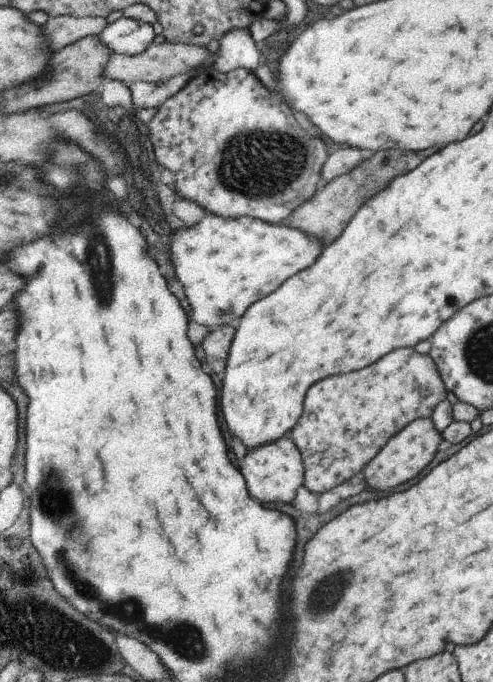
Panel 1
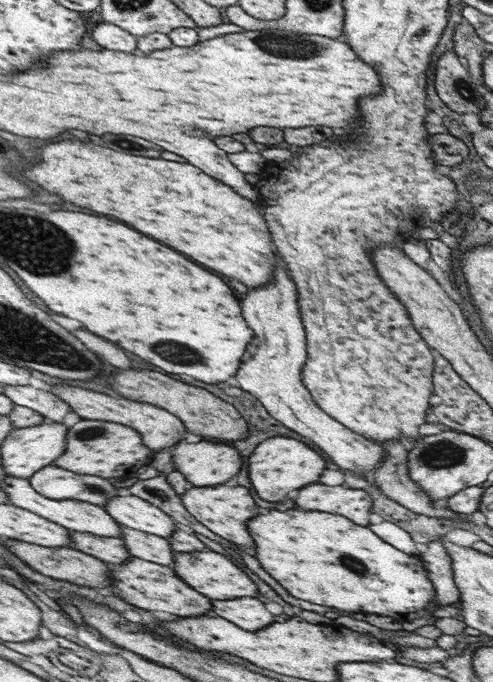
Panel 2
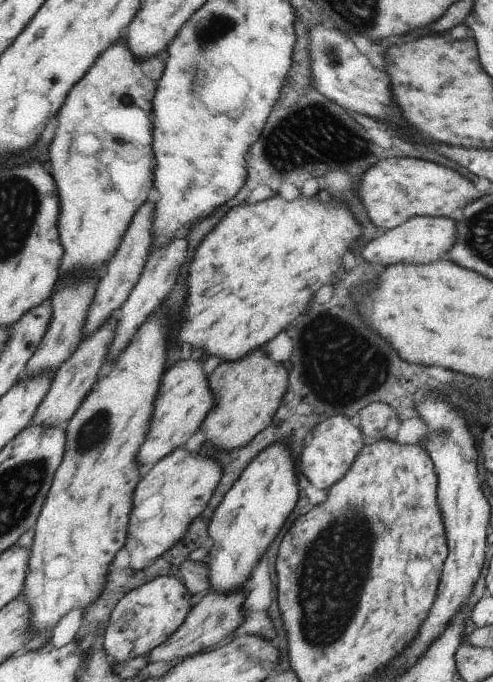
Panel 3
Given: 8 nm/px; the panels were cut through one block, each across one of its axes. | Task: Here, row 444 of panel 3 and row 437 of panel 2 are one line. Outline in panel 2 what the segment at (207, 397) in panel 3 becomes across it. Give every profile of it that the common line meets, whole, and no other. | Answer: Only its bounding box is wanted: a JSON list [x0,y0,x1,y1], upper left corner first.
[50,384,188,450]

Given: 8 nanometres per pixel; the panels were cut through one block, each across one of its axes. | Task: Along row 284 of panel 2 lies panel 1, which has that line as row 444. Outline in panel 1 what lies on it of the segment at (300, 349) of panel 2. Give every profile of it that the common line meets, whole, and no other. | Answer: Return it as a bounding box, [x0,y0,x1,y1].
[242,438,304,504]

